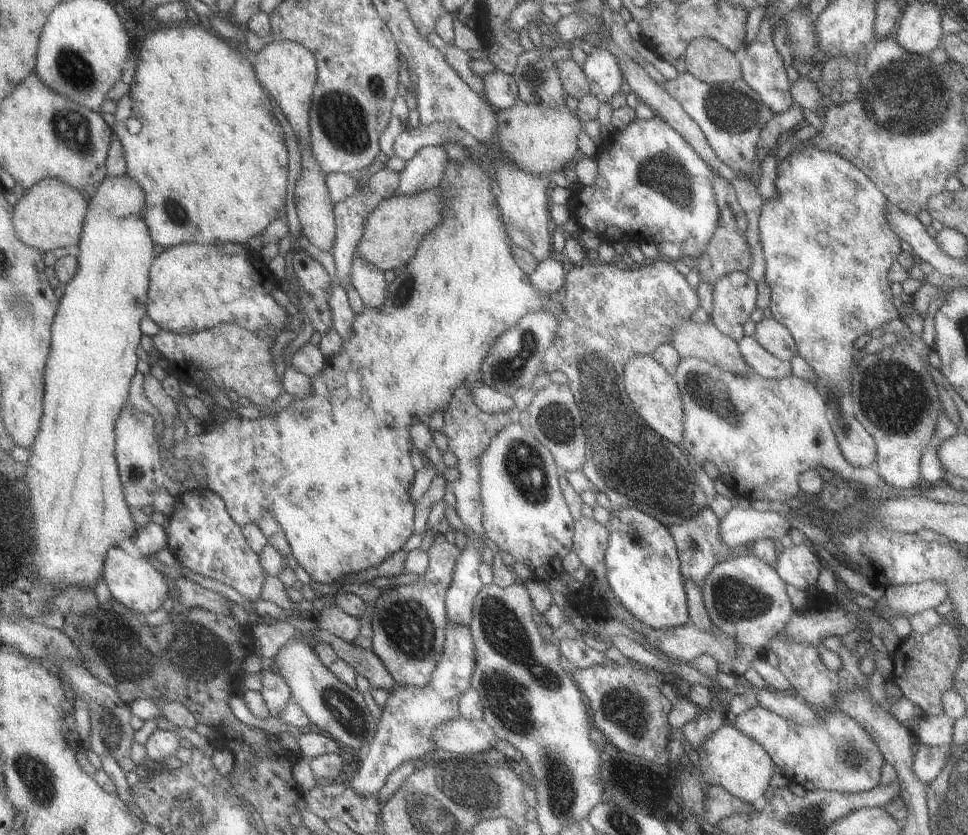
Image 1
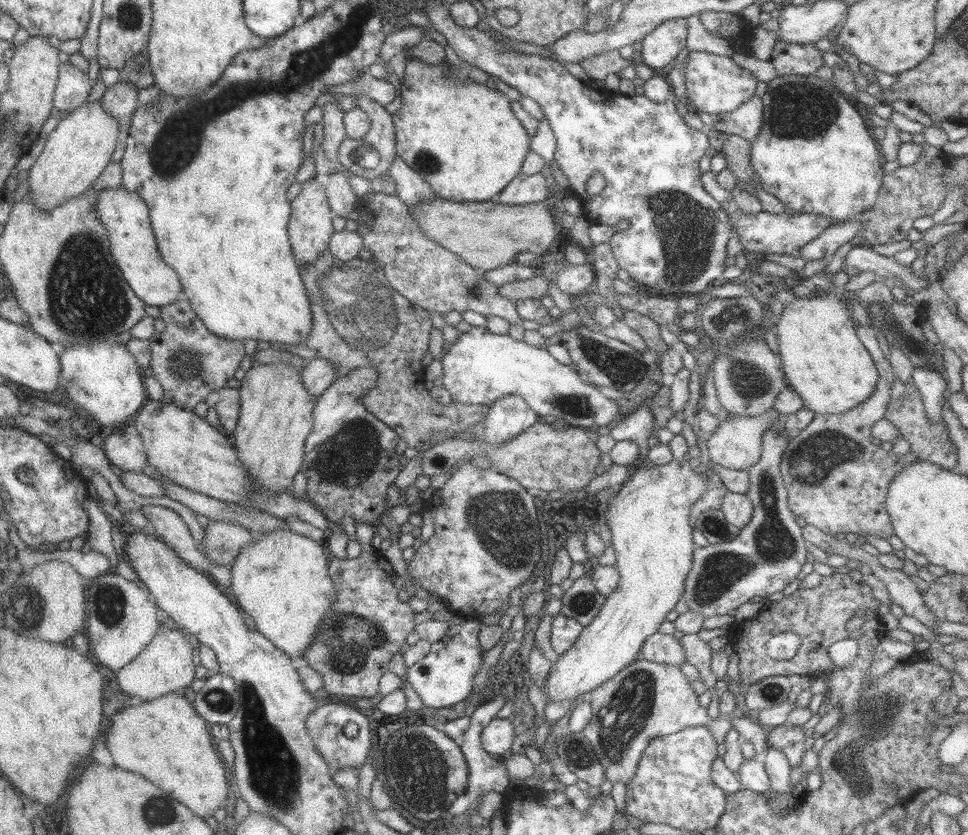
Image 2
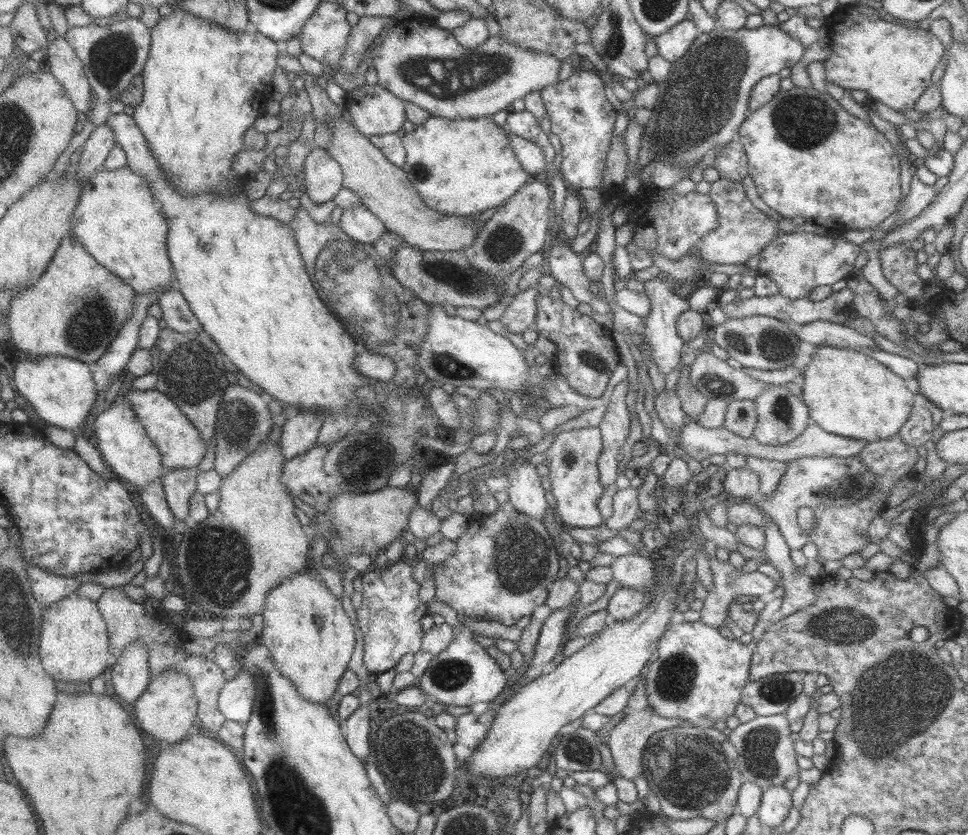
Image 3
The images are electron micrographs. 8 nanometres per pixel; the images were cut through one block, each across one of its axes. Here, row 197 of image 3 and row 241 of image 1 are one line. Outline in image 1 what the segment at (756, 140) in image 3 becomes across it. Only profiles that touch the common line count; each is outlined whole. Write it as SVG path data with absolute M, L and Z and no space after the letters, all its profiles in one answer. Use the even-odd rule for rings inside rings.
M804 144L802 150L789 152L788 156L779 163L776 180L774 180L776 196L764 201L758 221L758 234L766 262L763 280L766 280L771 294L769 307L772 312L772 318L786 326L790 334L792 334L792 338L796 342L797 354L810 364L810 368L816 374L816 382L822 384L828 394L842 398L842 396L846 395L846 392L849 394L849 391L844 388L844 382L848 380L848 374L852 372L859 356L859 353L854 350L856 339L862 336L862 334L872 332L876 328L880 329L885 322L899 317L898 309L892 302L892 283L888 278L888 270L897 261L896 257L901 252L900 246L902 246L903 240L900 240L894 234L894 230L886 222L887 198L884 196L884 193L880 192L880 189L874 182L860 168L856 168L852 162L844 160L838 154L824 152L824 150L818 150L818 148L812 148L810 144Z

